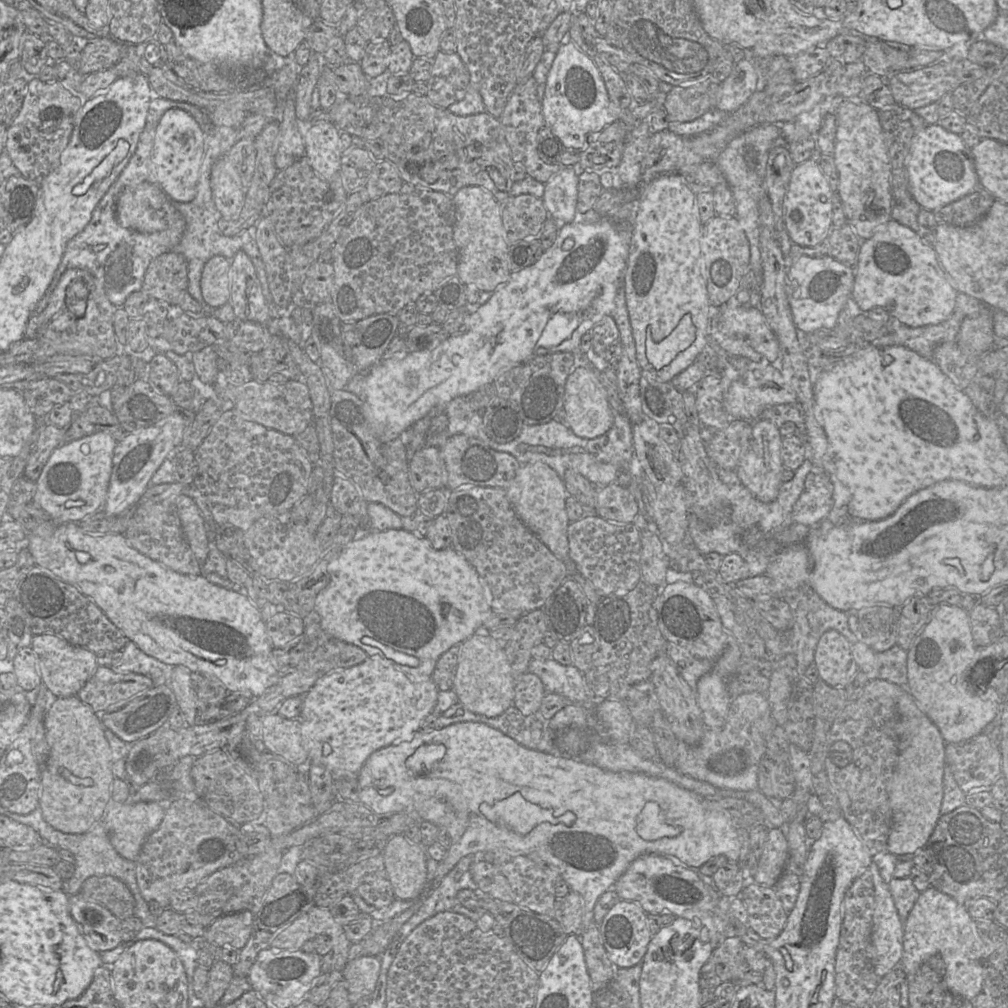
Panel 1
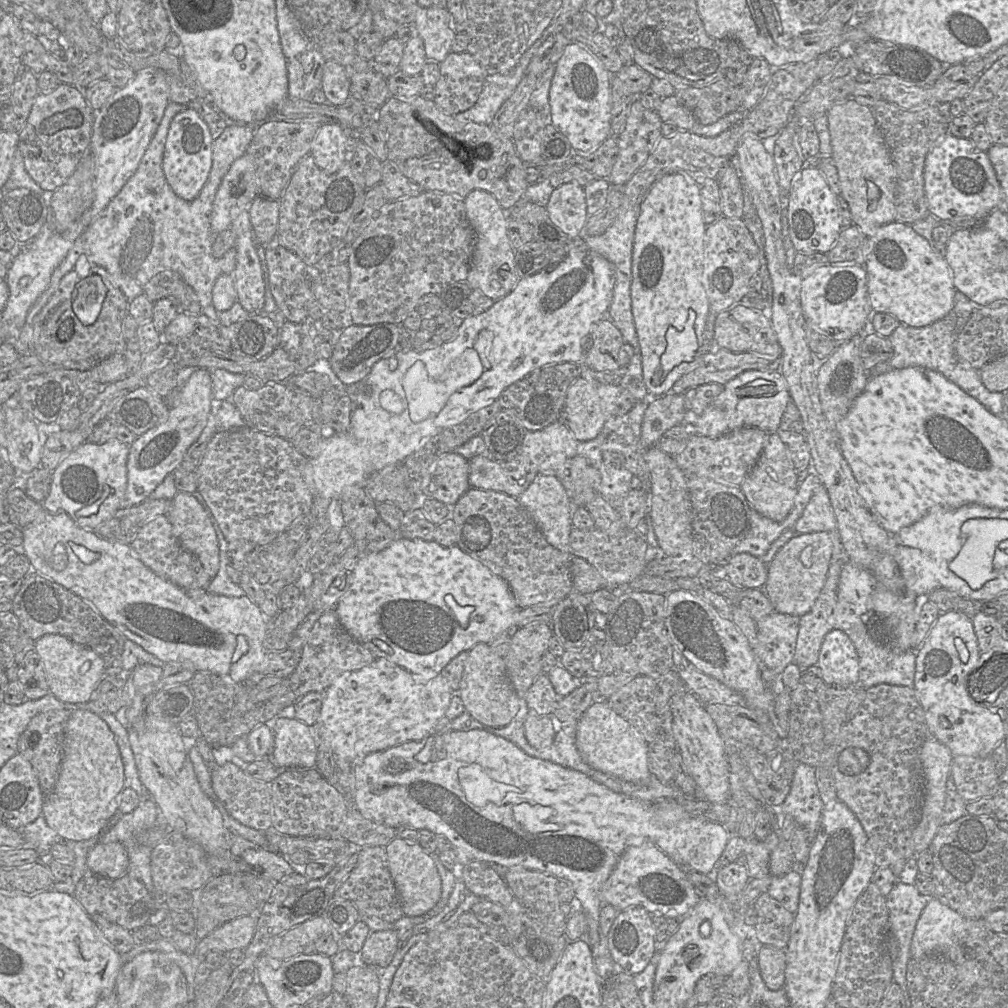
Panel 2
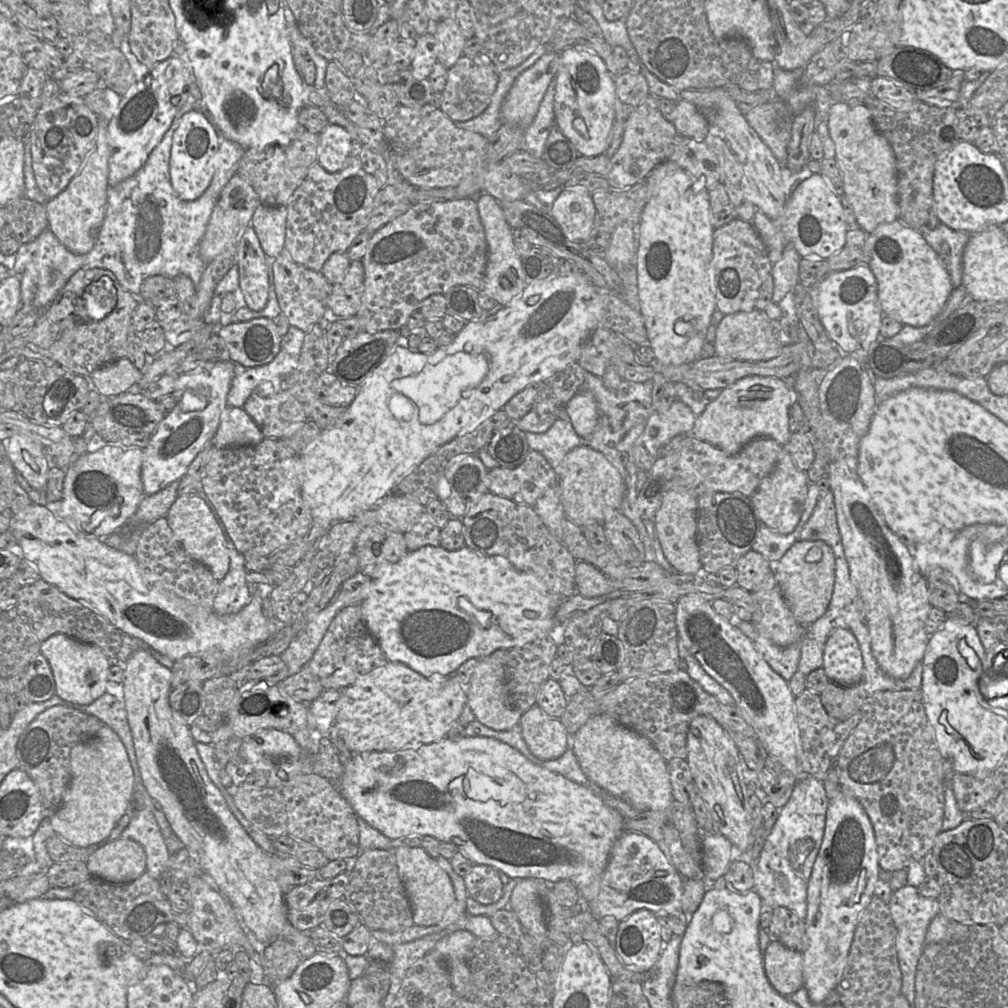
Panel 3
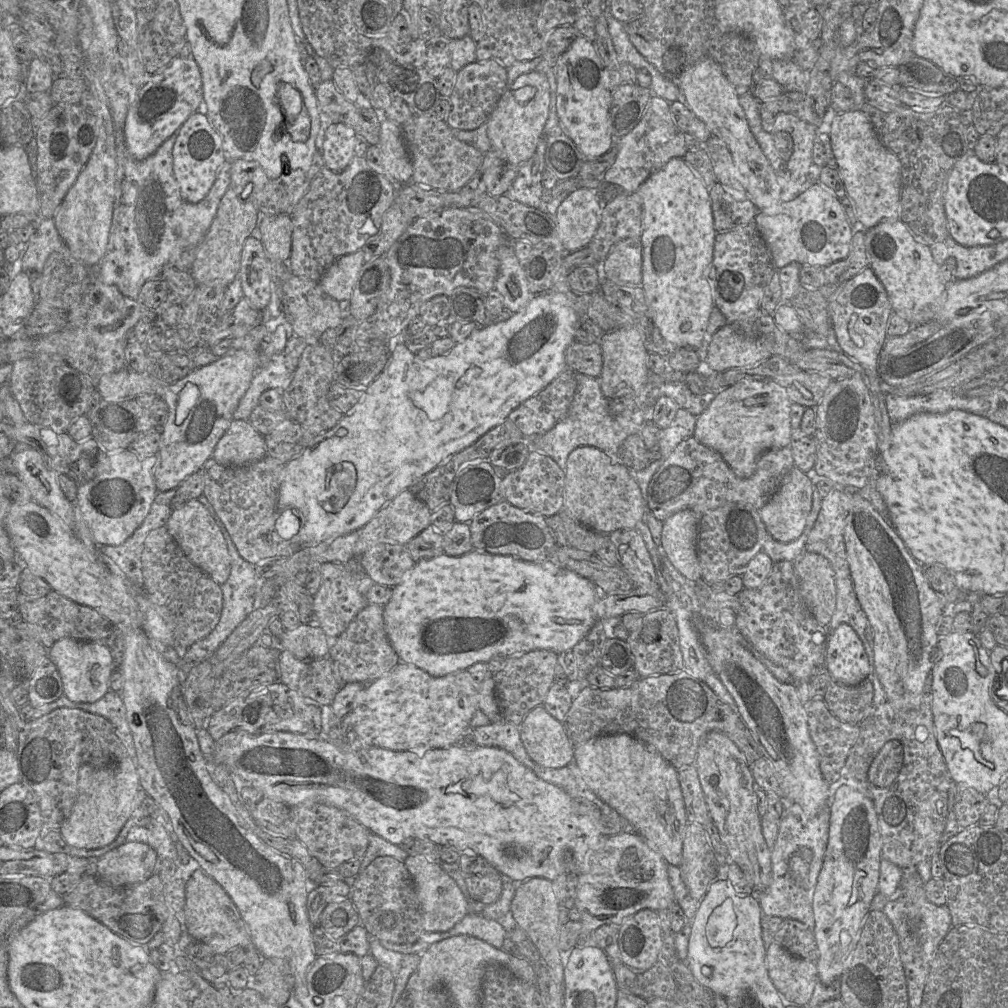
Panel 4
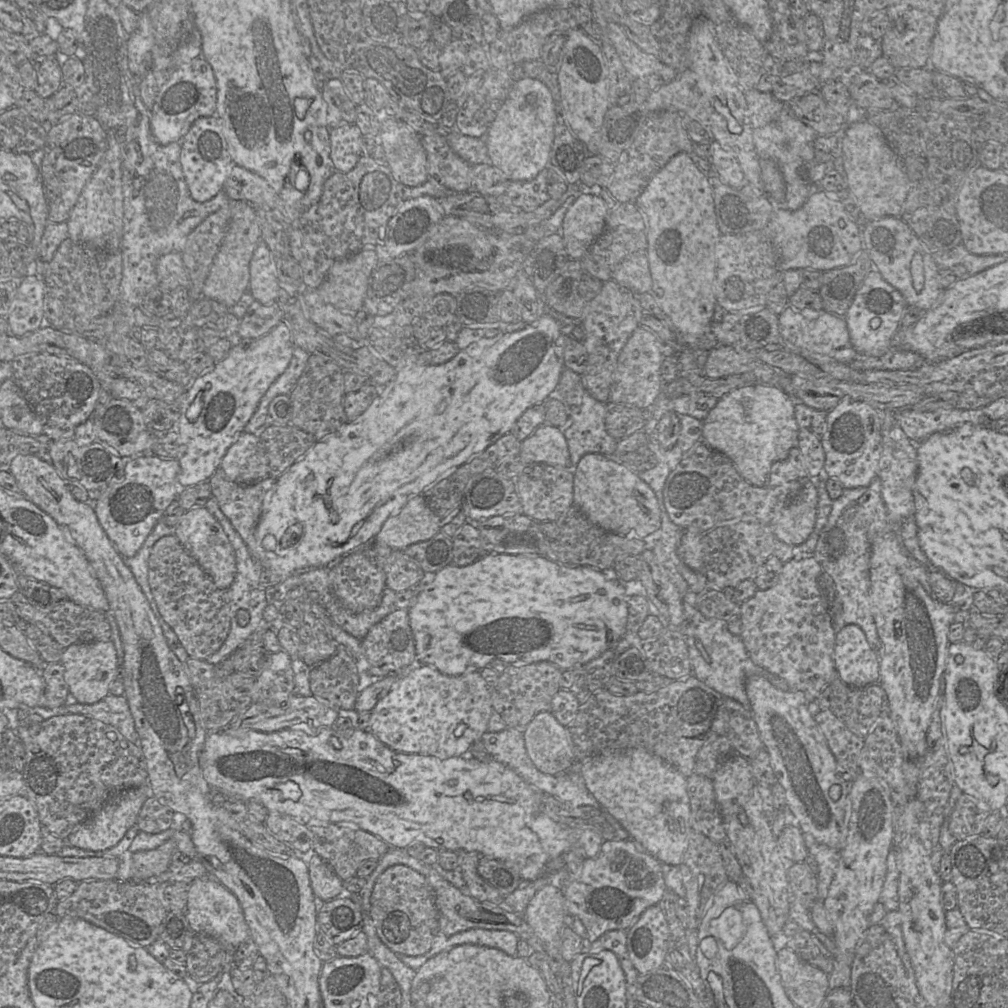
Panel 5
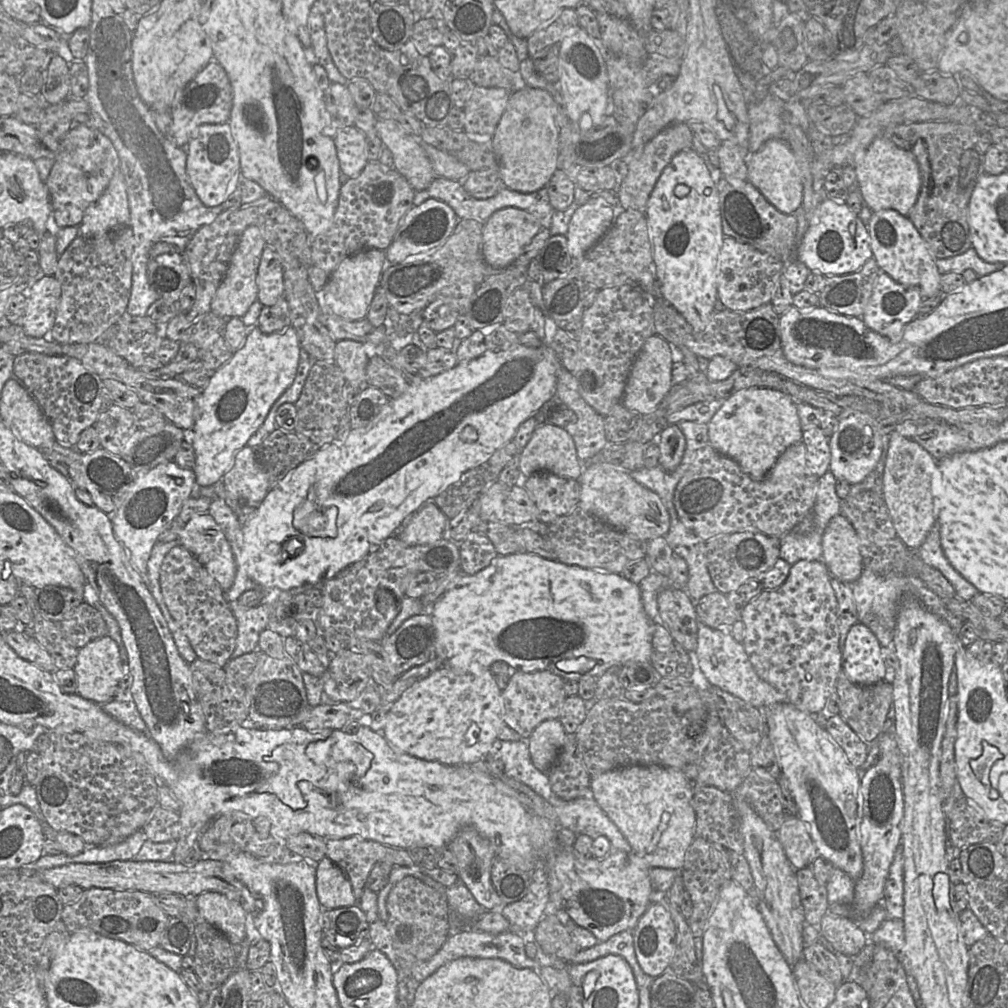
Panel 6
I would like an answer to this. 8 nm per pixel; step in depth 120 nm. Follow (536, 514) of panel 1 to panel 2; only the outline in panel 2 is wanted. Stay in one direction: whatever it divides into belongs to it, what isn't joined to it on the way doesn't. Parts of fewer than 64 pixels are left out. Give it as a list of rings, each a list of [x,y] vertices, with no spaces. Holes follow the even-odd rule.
[[[538,474],[530,486],[517,499],[528,512],[547,542],[564,553],[570,553],[569,536],[573,527],[571,517],[574,506],[563,483],[555,476]]]

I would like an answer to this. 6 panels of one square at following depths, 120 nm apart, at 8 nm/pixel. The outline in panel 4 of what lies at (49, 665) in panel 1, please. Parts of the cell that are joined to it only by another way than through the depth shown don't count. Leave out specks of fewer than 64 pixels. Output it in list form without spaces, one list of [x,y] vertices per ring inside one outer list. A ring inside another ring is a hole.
[[[62,638],[48,649],[48,657],[56,665],[63,683],[63,696],[75,703],[94,703],[101,699],[110,689],[109,680],[113,673],[112,651],[98,642],[76,641]]]

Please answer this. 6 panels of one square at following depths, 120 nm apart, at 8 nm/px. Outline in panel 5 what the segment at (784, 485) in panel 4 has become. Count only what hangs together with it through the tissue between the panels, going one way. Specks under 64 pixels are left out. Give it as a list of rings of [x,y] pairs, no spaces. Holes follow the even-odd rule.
[[[809,480],[799,495],[769,525],[775,538],[789,545],[805,542],[815,526],[817,502],[817,489]]]

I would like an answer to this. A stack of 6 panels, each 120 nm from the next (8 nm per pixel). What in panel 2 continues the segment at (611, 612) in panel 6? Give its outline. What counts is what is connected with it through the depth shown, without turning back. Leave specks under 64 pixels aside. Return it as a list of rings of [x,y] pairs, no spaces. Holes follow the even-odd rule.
[[[398,537],[392,544],[390,544],[387,548],[384,550],[373,553],[373,554],[368,554],[364,556],[360,556],[358,561],[356,562],[355,566],[353,567],[352,570],[352,584],[348,591],[340,598],[338,601],[337,605],[334,608],[334,611],[336,612],[338,619],[342,625],[342,627],[355,639],[357,640],[360,644],[362,644],[364,647],[369,649],[373,655],[376,657],[376,659],[385,659],[389,661],[390,663],[393,663],[408,672],[415,674],[415,675],[422,675],[422,673],[441,673],[443,668],[458,654],[460,654],[463,651],[469,651],[471,648],[473,648],[476,644],[479,643],[490,643],[493,638],[495,638],[497,635],[502,634],[502,633],[511,633],[512,637],[512,632],[513,632],[513,615],[518,609],[524,609],[524,608],[519,608],[514,596],[509,588],[509,585],[506,583],[506,581],[500,577],[499,575],[495,574],[487,565],[483,564],[479,560],[473,558],[463,550],[461,550],[458,546],[452,546],[452,547],[443,547],[436,543],[434,540],[433,541],[425,541],[422,539],[406,539],[403,537]]]

